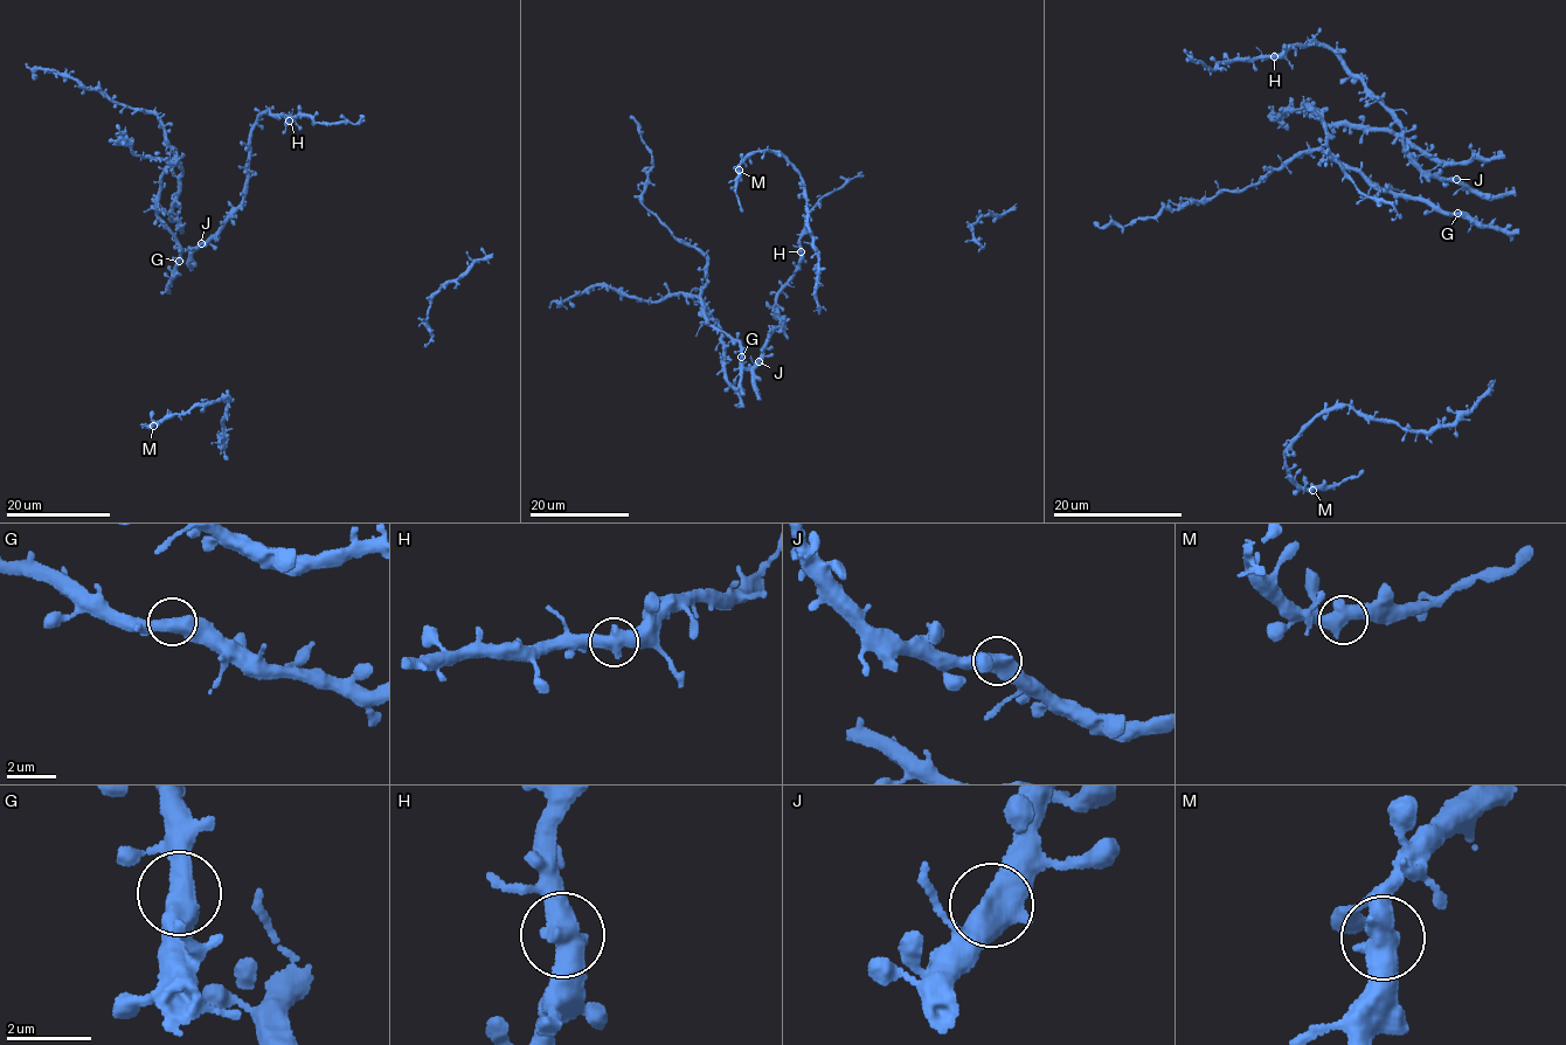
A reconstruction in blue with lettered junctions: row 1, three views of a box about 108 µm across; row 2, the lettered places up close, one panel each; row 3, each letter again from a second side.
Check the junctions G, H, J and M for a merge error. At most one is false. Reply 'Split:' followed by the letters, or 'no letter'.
Split: no letter

